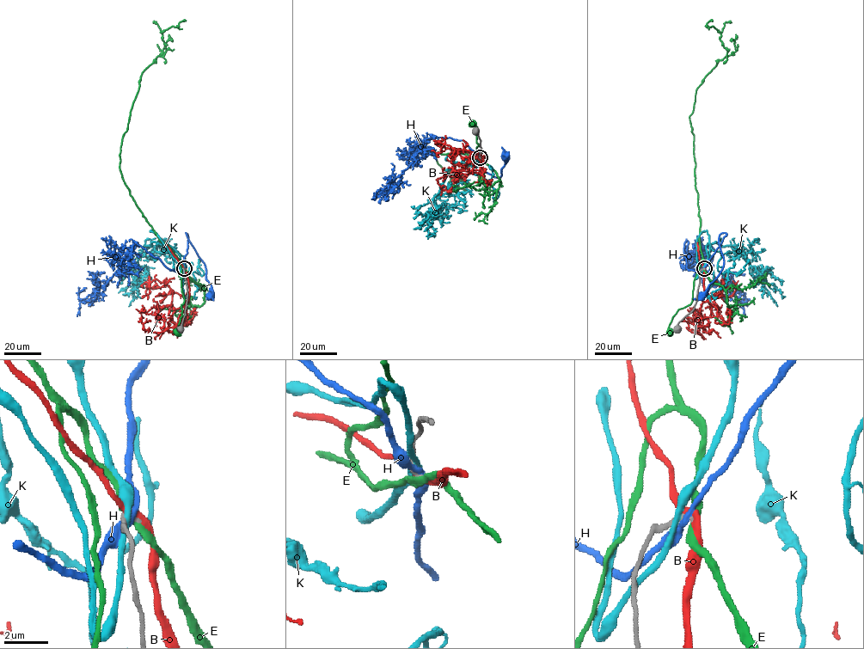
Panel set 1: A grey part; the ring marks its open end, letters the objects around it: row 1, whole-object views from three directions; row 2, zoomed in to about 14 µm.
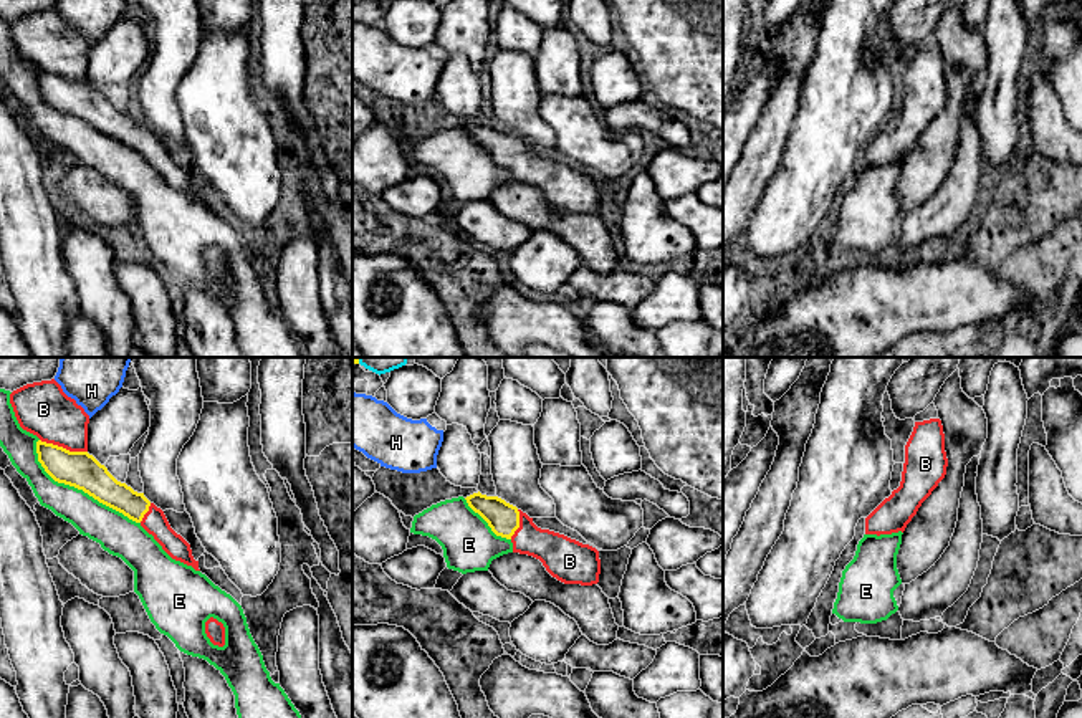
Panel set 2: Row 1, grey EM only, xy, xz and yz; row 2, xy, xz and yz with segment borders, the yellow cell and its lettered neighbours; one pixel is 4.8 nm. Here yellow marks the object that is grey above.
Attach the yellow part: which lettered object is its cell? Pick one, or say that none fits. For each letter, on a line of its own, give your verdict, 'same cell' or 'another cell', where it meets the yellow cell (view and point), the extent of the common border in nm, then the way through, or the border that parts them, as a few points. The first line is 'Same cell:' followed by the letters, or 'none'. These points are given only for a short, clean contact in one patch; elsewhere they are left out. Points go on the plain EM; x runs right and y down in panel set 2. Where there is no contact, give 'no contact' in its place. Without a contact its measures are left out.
Same cell: B
B: same cell; meets yellow in xy at (62, 76); contact 240 nm long
E: another cell; meets yellow in xy at (78, 118); contact 650 nm long
H: another cell; no contact
K: another cell; no contact

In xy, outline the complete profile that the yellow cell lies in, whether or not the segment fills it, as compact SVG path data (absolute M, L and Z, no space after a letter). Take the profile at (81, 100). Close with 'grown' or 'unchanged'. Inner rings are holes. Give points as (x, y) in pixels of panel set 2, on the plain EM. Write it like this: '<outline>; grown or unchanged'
M55 8L13 20L10 33L20 56L40 68L38 91L55 111L83 119L139 152L172 189L200 200L190 174L170 157L164 141L144 122L117 111L88 83L89 45L63 22Z; grown

